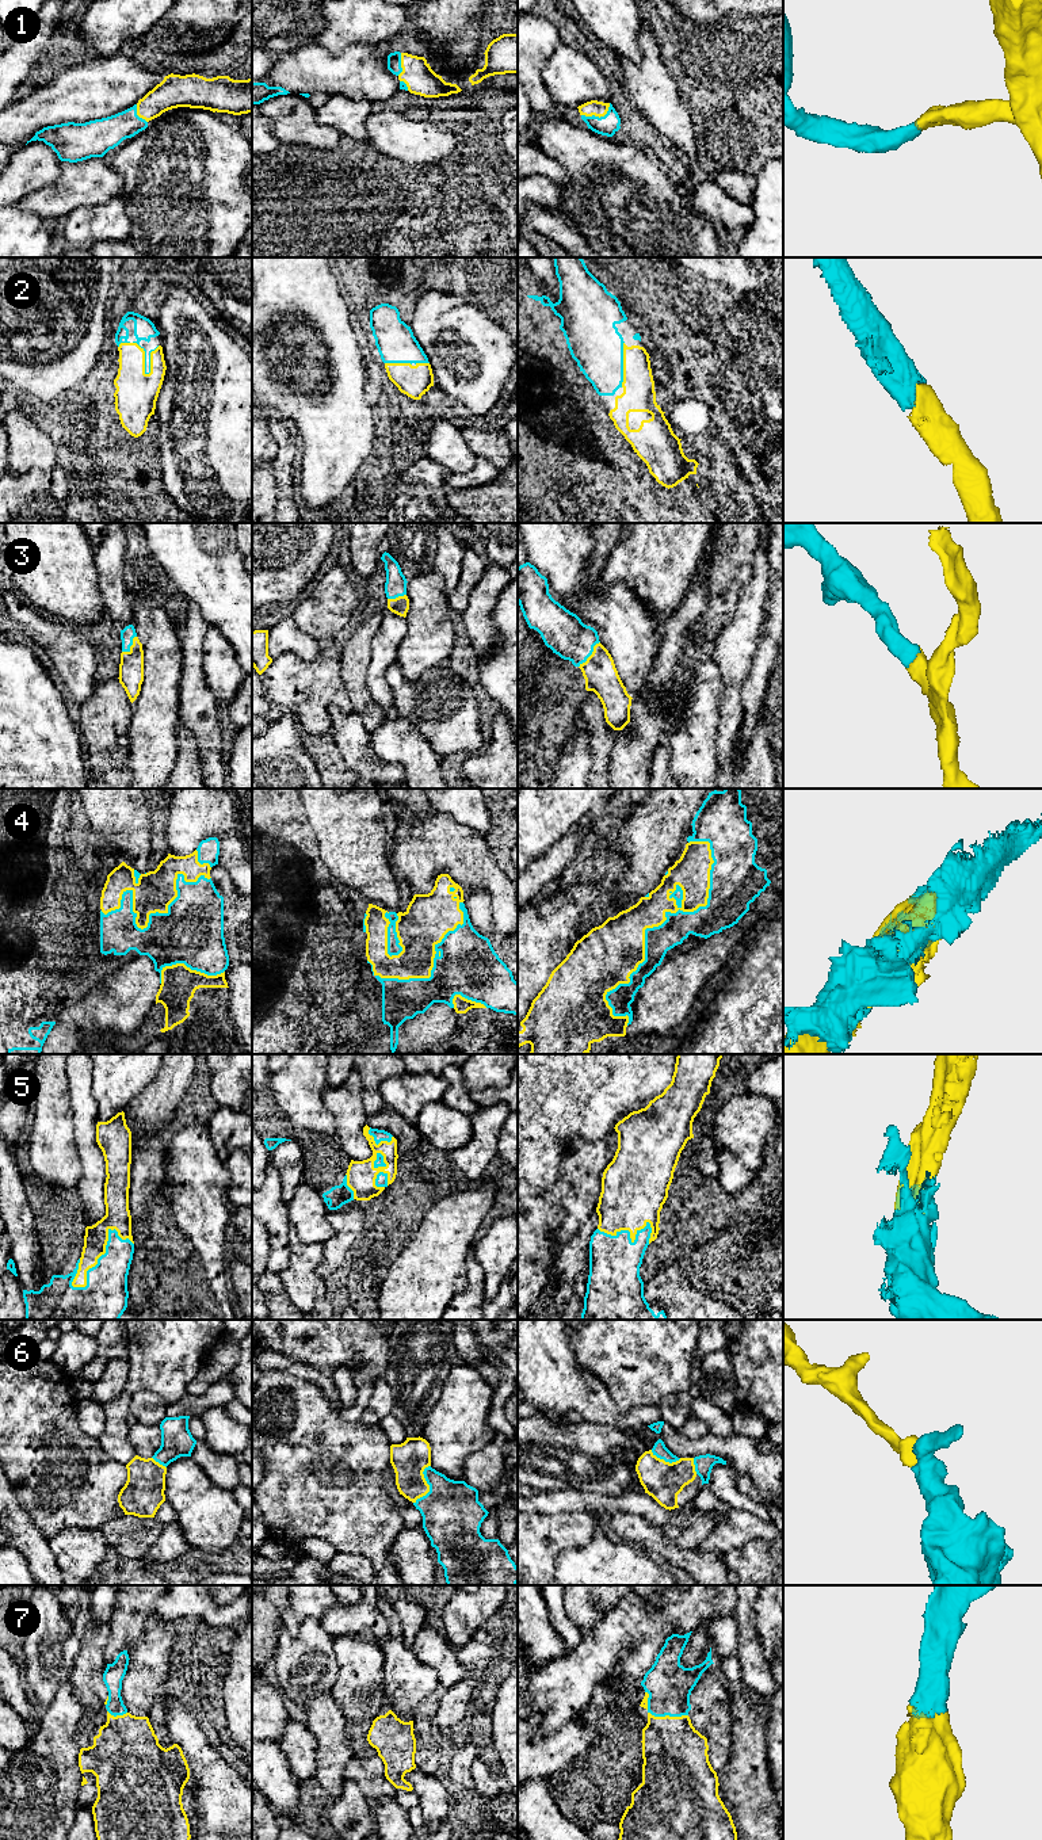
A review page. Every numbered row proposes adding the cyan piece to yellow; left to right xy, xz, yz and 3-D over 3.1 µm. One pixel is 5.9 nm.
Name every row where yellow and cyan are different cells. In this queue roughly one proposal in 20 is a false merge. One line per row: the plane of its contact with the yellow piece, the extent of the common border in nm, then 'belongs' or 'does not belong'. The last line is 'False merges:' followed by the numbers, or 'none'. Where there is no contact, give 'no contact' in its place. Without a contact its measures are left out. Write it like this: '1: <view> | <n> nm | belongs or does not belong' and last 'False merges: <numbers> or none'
1: yz | 190 nm | belongs
2: xy | 220 nm | belongs
3: yz | 200 nm | belongs
4: yz | 1200 nm | belongs
5: xy | 460 nm | belongs
6: xz | 260 nm | belongs
7: yz | 240 nm | belongs
False merges: none

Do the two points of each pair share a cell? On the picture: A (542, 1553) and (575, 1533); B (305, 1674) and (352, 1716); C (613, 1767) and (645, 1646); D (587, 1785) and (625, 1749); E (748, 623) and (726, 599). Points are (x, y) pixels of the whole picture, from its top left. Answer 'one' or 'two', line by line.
A: one
B: two
C: two
D: one
E: two

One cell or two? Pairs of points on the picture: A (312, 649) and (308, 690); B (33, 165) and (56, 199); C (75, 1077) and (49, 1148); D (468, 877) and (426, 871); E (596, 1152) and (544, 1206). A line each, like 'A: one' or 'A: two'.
A: two
B: two
C: two
D: one
E: one

